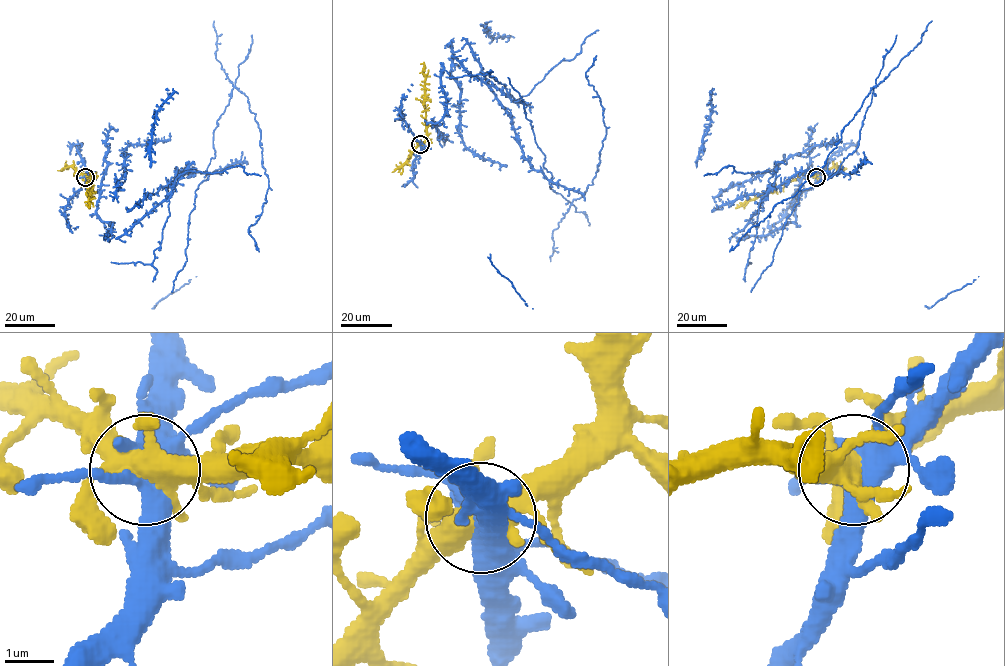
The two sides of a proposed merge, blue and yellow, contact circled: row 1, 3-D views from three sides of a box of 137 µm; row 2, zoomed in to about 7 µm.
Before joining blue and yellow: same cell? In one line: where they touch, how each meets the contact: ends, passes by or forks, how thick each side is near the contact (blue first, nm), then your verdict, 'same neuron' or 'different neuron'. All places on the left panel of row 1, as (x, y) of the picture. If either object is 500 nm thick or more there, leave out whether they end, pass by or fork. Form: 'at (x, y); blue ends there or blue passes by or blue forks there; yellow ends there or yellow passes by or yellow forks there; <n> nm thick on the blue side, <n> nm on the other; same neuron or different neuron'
at (85, 177); blue forks there; yellow forks there; 440 nm thick on the blue side, 440 nm on the other; same neuron

